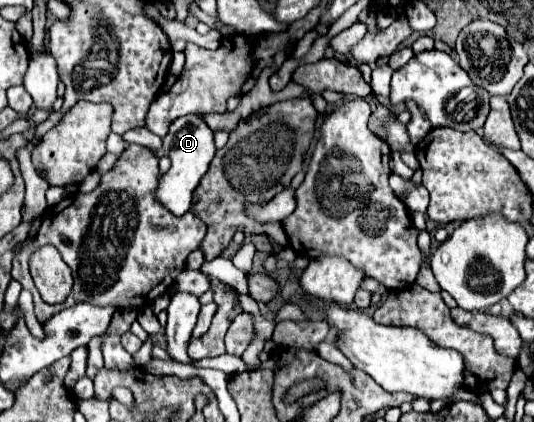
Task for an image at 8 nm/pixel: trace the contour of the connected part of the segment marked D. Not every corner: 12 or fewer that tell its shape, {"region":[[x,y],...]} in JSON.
{"region":[[203,115],[179,117],[163,139],[171,169],[157,197],[171,213],[191,193],[215,155]]}

